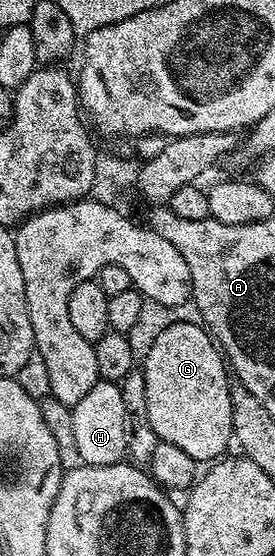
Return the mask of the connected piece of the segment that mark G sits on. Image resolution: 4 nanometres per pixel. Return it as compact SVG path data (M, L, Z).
M172 322L167 328L161 330L160 333L156 334L154 340L150 341L147 357L142 357L141 360L141 371L145 378L145 410L147 415L145 417L145 423L150 426L155 435L160 440L165 442L173 442L173 446L178 446L180 450L185 450L185 454L189 458L193 458L197 462L214 462L224 455L223 452L227 447L232 447L233 444L233 433L231 430L231 401L232 397L227 396L227 376L229 380L229 368L225 363L225 357L216 341L213 339L210 332L207 331L206 327L202 323L194 322L195 324L179 324L179 322Z

